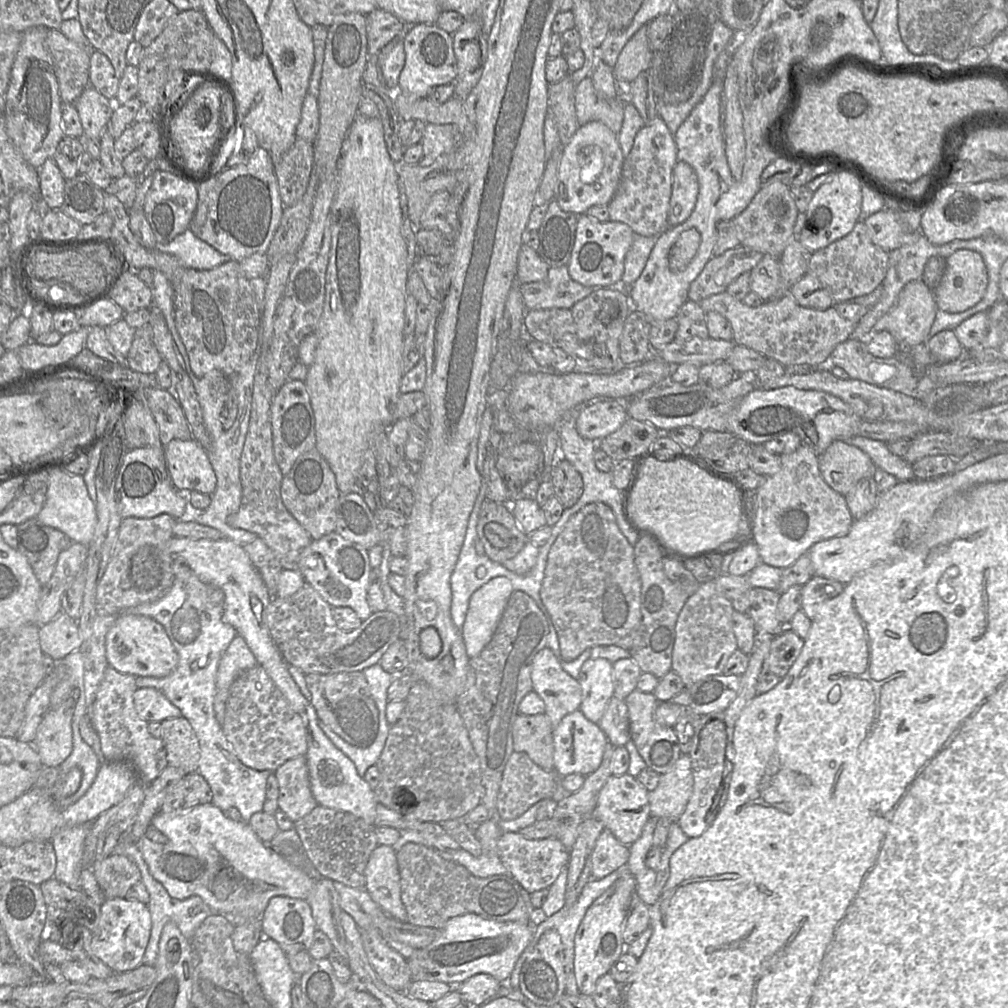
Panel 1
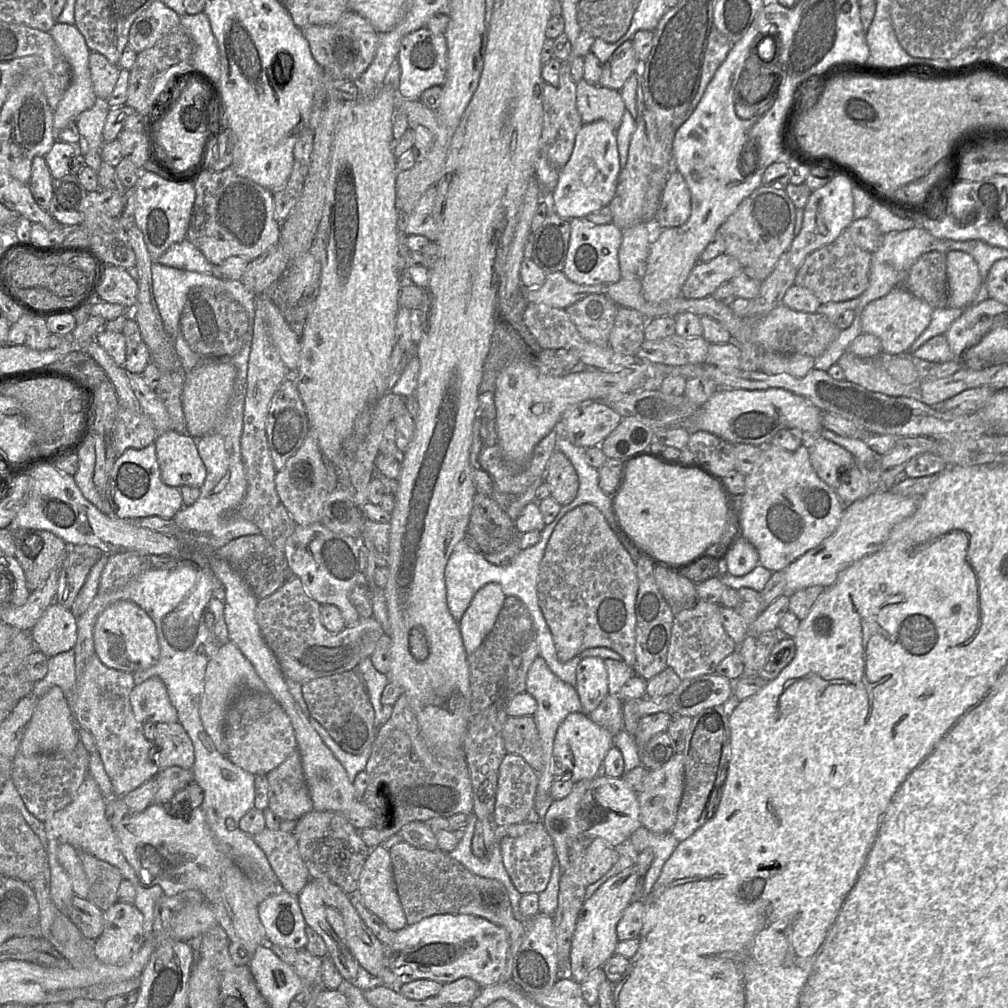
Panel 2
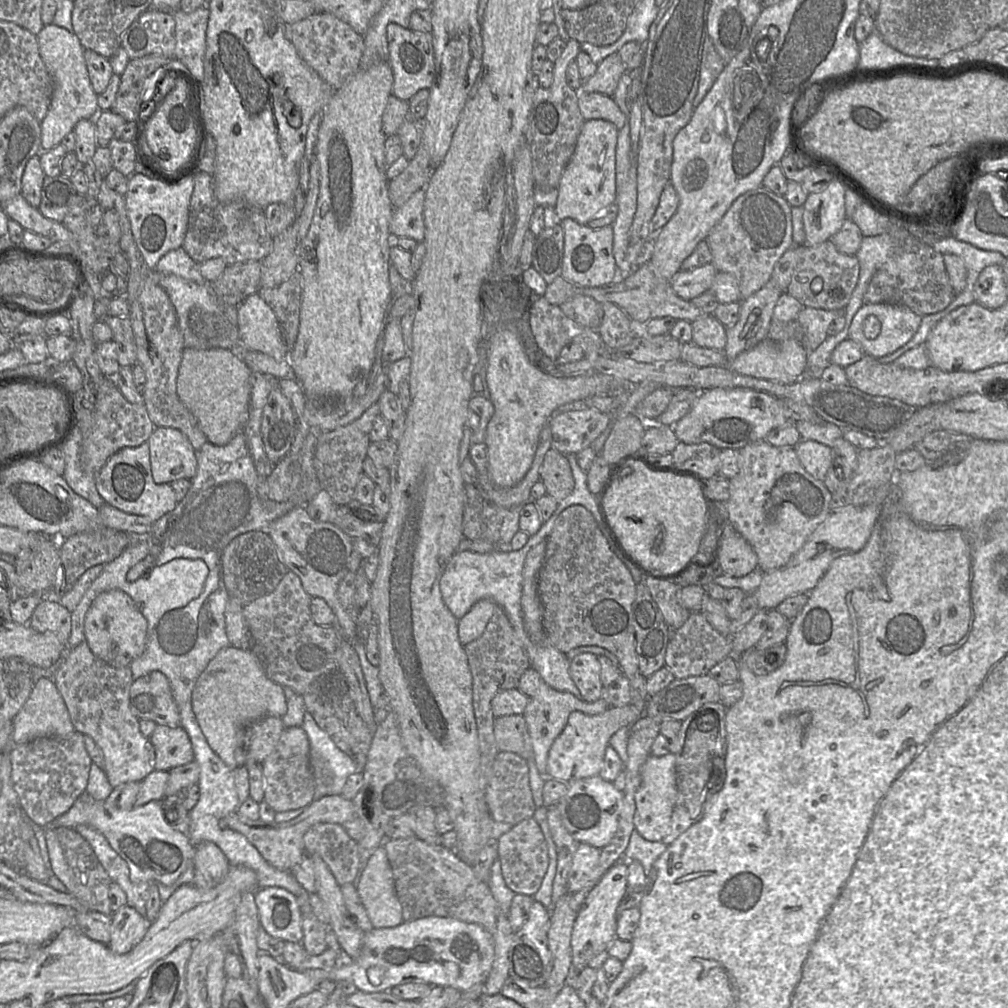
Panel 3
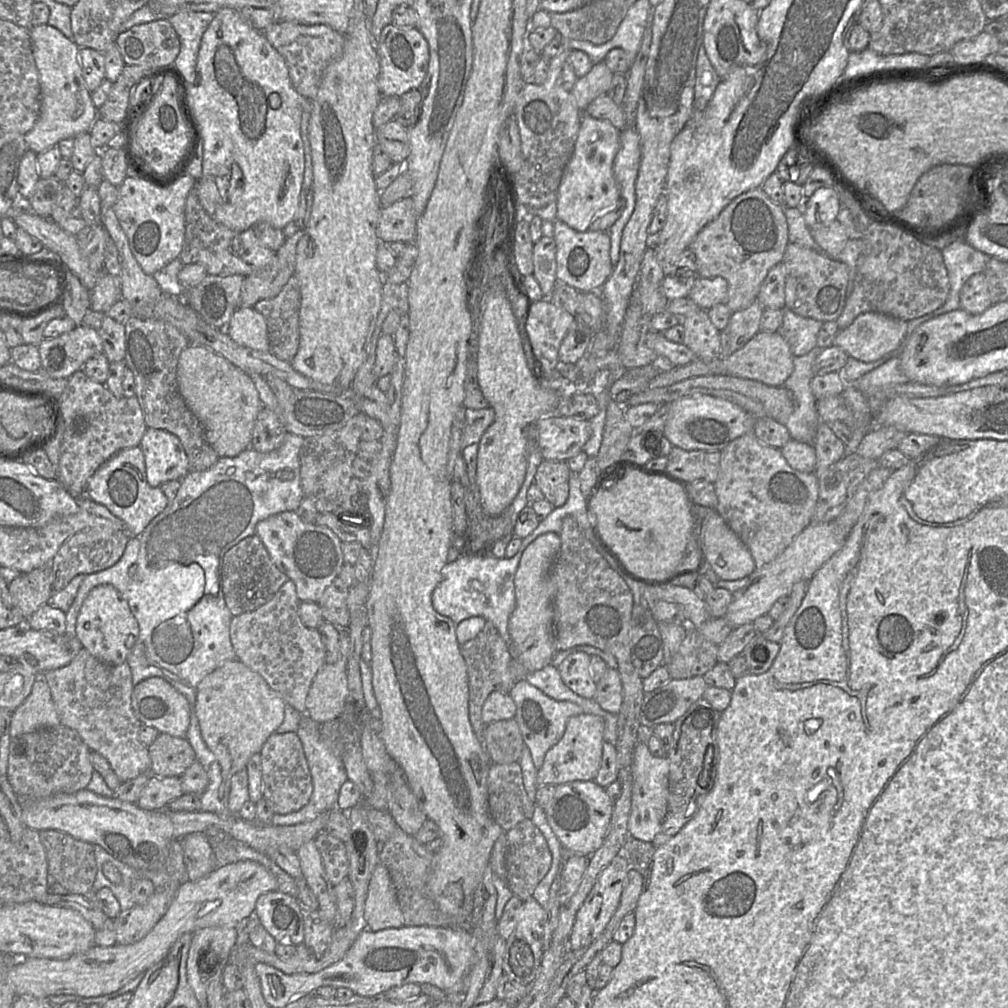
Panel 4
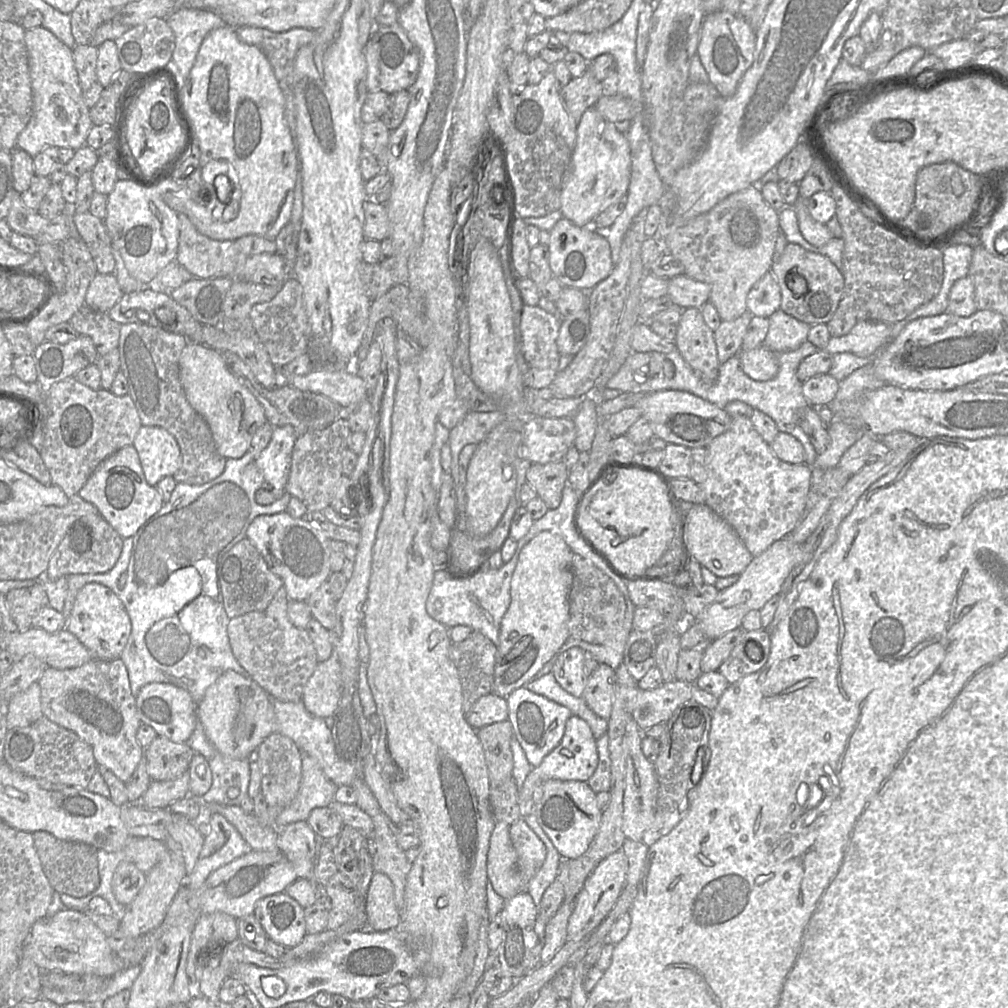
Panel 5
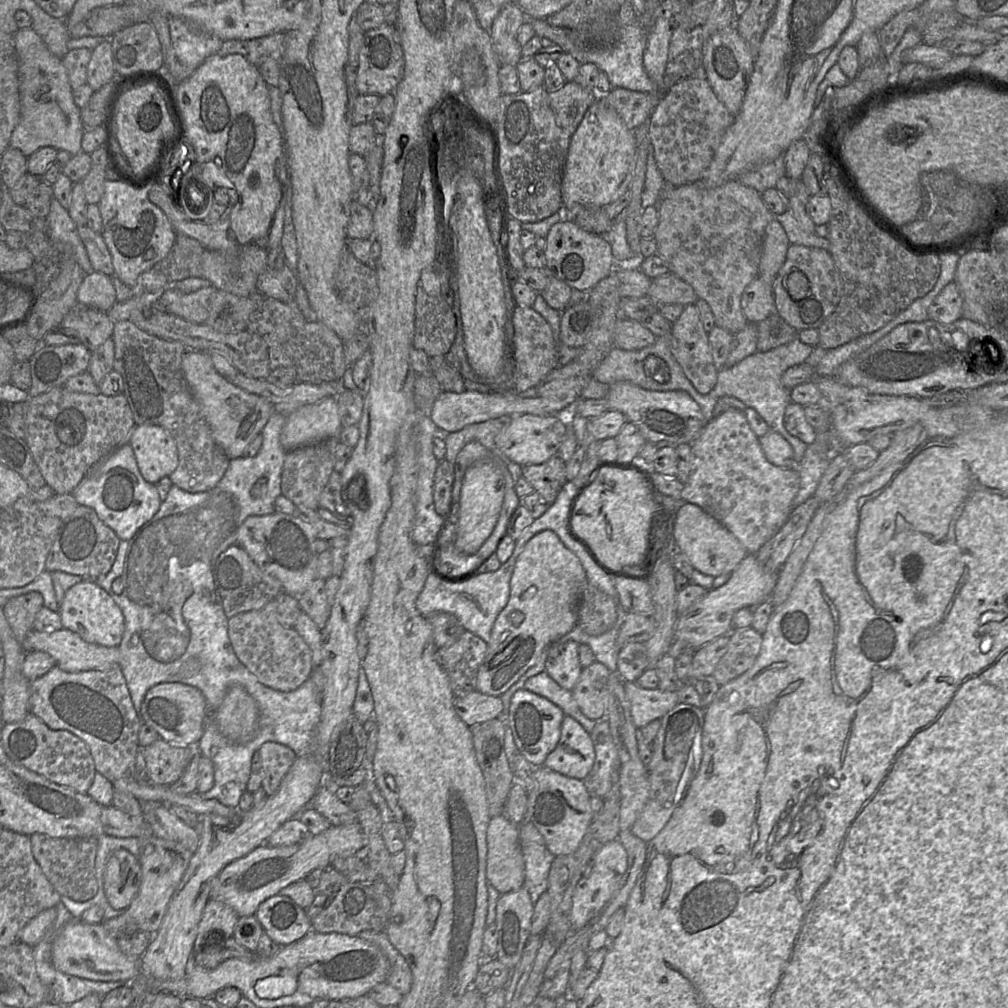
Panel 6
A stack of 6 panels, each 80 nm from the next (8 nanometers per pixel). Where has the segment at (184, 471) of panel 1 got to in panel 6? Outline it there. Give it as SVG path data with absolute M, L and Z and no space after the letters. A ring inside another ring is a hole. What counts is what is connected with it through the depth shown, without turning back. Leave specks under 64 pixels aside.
M136 425L129 443L145 481L156 484L178 466L178 450L171 434L161 426Z

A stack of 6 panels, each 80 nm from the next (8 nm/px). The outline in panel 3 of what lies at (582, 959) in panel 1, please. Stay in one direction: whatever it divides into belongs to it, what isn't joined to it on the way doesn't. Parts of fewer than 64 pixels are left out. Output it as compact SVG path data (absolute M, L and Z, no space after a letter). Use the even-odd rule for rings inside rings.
M628 862L612 865L588 893L581 904L574 922L571 936L573 974L587 966L595 965L606 954L616 937L618 907L627 891Z

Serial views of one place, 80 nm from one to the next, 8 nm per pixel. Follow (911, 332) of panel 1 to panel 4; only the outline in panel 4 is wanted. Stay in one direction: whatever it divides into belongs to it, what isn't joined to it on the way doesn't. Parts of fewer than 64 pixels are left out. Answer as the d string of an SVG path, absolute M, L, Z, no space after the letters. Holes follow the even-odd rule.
M877 312L862 313L844 330L839 330L833 345L841 348L848 356L863 362L872 362L896 351L906 340L907 322Z

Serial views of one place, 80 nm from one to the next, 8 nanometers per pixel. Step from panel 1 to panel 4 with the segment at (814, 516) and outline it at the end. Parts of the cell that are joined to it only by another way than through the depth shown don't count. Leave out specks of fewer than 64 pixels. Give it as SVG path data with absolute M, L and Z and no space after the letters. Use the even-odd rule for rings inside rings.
M753 430L720 450L720 470L713 484L717 496L716 511L747 546L756 568L777 558L812 523L819 495L818 478L814 472L792 468L780 449L763 444Z

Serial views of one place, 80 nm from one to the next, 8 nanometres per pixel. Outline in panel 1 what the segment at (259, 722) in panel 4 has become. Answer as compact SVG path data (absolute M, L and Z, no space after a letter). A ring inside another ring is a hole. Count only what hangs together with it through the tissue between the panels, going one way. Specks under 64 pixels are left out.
M237 635L223 653L216 675L214 711L222 728L230 686L238 676L257 664L257 660L245 640Z

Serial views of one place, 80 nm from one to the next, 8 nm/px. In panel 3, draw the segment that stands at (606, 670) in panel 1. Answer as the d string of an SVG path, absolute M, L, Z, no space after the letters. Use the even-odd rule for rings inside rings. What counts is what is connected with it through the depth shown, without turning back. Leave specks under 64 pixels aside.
M581 653L570 661L570 676L578 688L582 699L595 702L603 696L601 665L595 654Z

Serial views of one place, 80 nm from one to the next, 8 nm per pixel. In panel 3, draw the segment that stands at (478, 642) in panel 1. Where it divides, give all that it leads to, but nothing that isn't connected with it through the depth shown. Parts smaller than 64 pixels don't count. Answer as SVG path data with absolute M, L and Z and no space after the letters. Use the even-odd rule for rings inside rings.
M490 599L477 601L471 609L458 620L458 635L463 646L479 638L495 610L499 607Z

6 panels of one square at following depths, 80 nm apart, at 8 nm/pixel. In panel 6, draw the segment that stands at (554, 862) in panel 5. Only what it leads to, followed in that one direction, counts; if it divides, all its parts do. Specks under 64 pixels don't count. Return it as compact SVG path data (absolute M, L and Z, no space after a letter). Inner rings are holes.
M530 821L522 827L525 879L523 887L528 891L533 905L547 890L548 876L555 856L547 849L541 833Z

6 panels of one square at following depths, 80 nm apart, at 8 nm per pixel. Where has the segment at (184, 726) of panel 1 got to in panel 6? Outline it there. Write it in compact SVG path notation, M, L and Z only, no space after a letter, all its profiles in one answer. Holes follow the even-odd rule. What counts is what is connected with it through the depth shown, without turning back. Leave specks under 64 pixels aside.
M158 738L142 749L147 780L162 786L175 783L187 767L194 750L194 747L176 746Z

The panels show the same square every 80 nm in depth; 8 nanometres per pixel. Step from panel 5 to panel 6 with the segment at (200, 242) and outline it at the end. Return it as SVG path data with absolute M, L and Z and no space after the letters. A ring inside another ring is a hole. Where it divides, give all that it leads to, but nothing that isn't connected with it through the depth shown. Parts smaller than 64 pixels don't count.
M177 234L169 254L153 269L161 271L171 283L189 277L203 278L217 290L240 297L250 297L259 291L266 298L273 298L284 303L293 302L298 287L297 276L288 266L281 269L267 269L268 256L268 250L255 244L243 247L238 253L225 253L208 250L196 239Z

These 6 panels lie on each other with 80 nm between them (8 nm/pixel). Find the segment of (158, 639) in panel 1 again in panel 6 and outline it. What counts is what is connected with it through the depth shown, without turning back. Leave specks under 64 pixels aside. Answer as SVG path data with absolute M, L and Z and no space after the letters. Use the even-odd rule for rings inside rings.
M82 581L65 593L58 610L63 628L77 633L84 641L105 647L118 647L122 640L125 623L122 611L111 595L95 584Z

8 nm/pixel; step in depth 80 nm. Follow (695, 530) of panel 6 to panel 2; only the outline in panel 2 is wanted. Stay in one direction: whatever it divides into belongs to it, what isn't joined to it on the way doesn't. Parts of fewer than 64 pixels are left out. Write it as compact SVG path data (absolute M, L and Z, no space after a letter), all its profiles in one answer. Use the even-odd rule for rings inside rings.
M736 531L725 551L727 572L732 576L744 576L759 564L756 548Z

